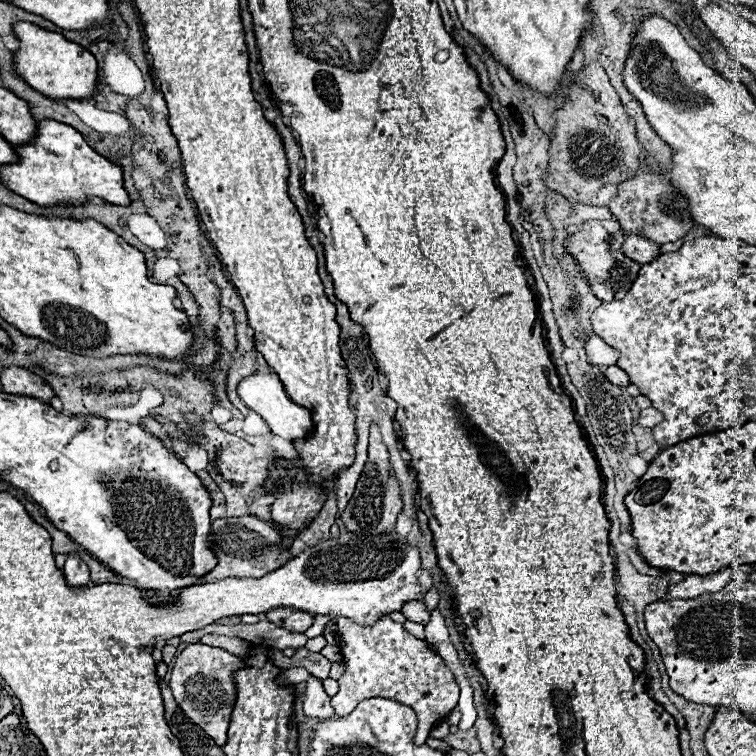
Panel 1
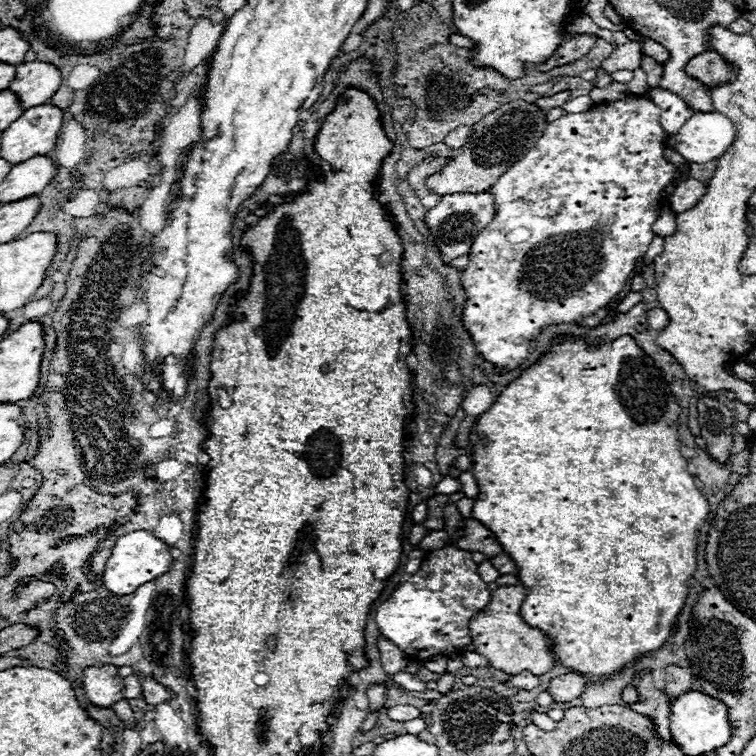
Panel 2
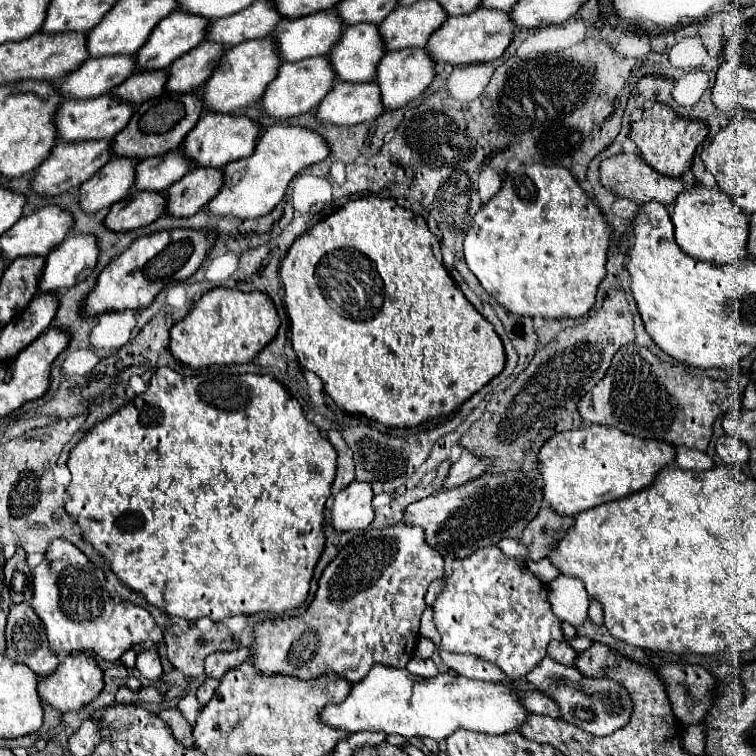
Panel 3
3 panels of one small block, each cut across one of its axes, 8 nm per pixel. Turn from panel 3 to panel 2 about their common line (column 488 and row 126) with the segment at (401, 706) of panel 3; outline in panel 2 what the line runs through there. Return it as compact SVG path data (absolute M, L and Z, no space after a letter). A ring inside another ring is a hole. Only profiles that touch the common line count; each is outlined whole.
M694 112L694 116L668 138L668 146L694 164L718 160L734 142L736 128L720 112Z

